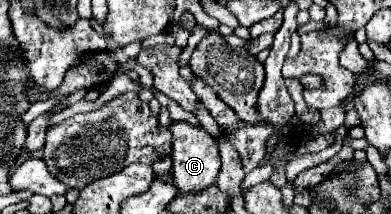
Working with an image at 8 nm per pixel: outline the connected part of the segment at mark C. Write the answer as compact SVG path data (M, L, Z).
M172 122L172 172L174 172L174 186L180 194L202 192L204 188L216 184L216 176L220 172L220 154L216 148L216 140L204 130L194 128L188 122Z

